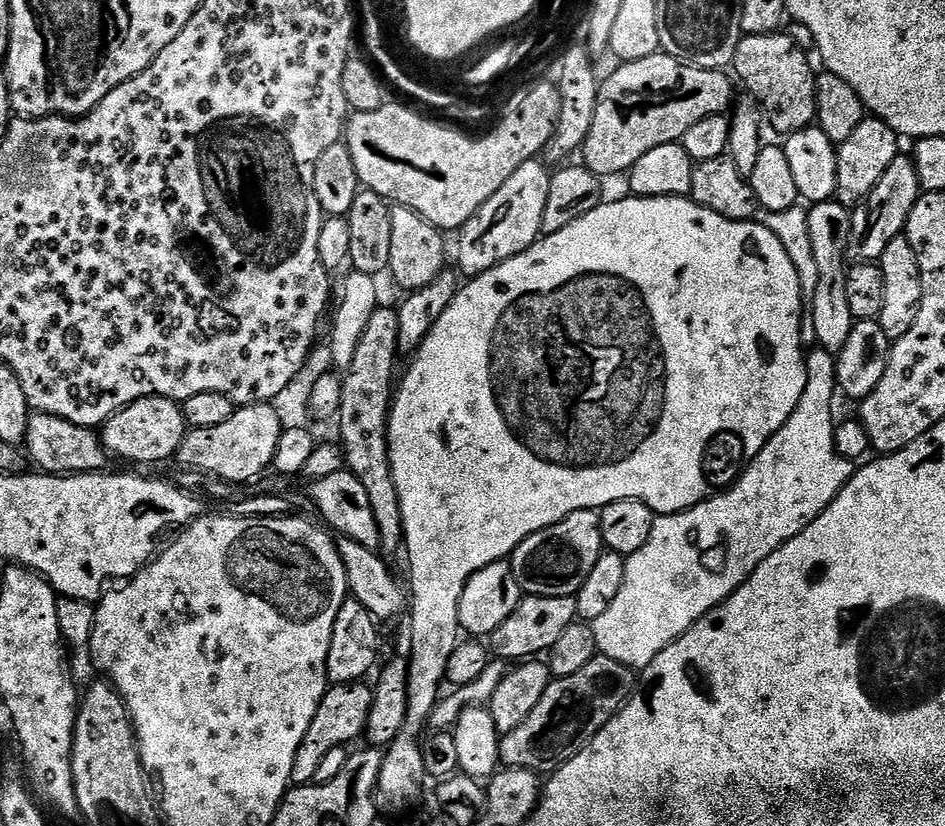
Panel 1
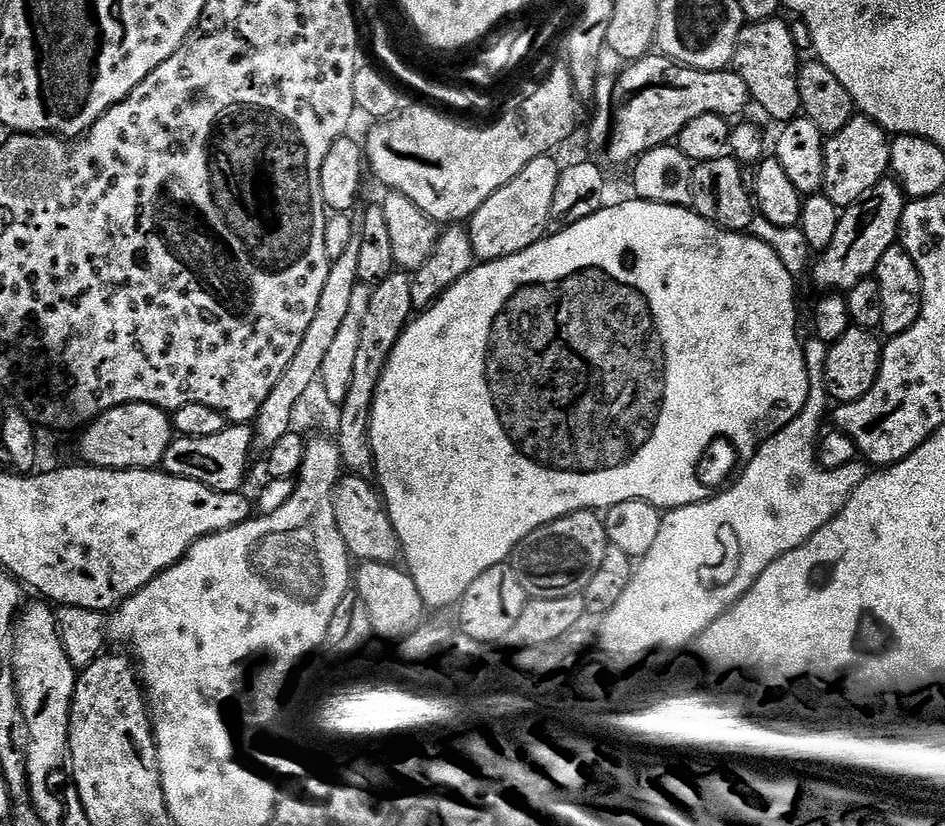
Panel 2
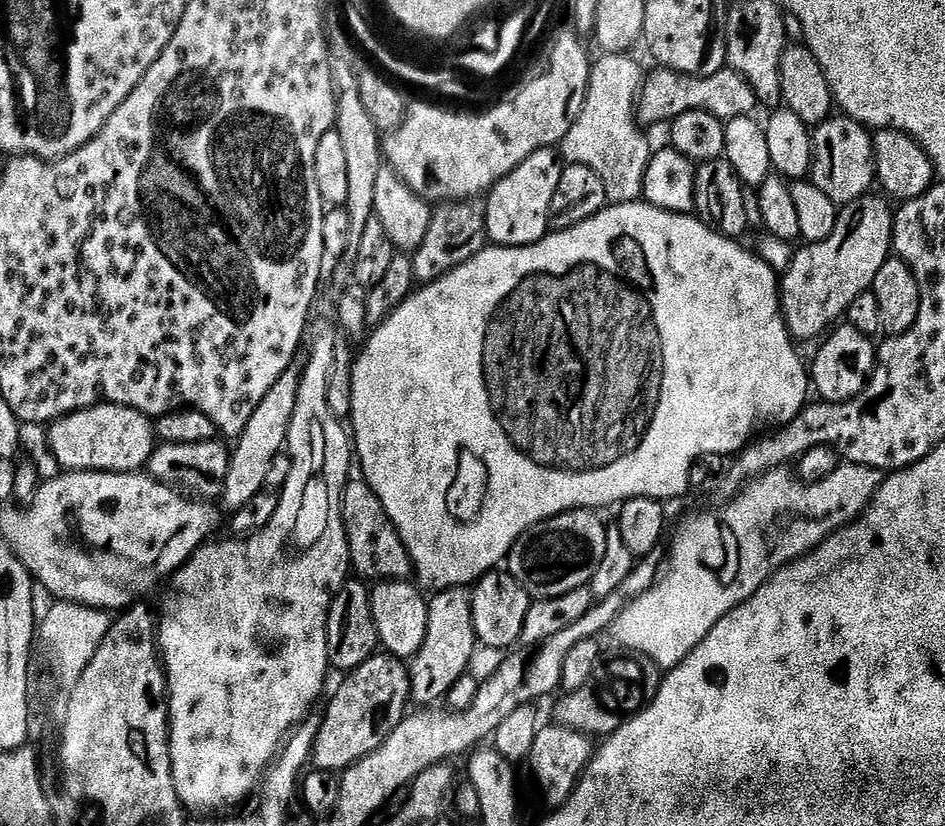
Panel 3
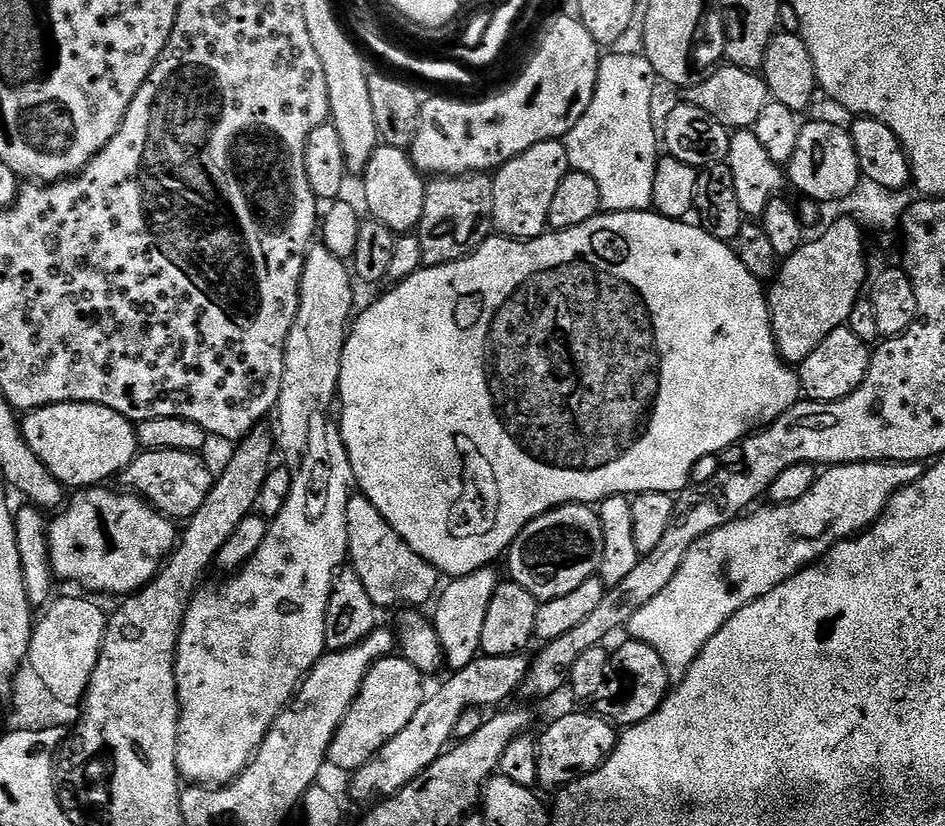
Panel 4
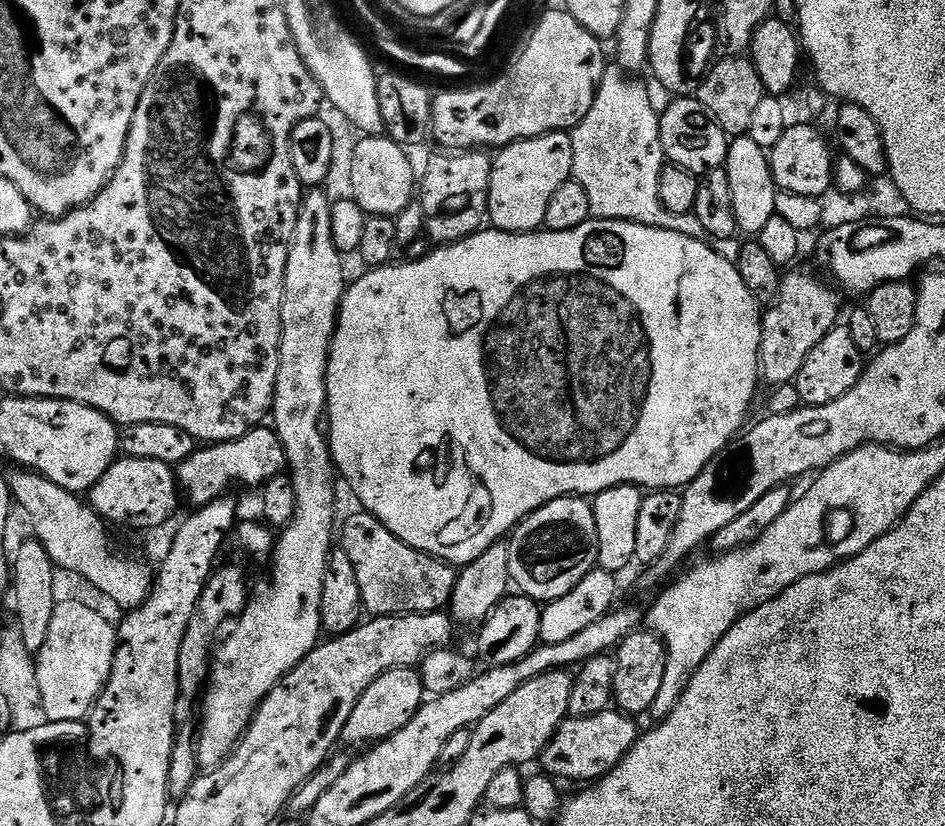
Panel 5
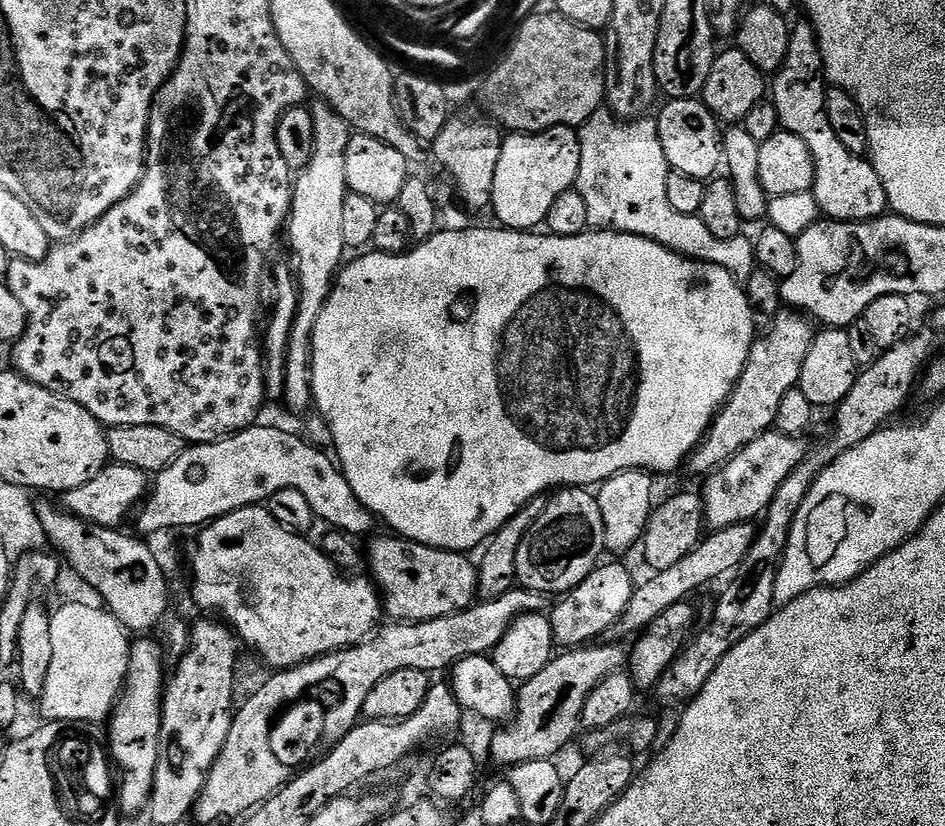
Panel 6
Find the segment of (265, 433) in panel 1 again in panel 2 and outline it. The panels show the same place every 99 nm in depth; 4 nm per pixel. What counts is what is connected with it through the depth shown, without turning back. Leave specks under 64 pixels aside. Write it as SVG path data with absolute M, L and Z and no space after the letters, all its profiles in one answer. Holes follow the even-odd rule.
M247 424L225 426L218 434L209 437L177 435L164 455L163 471L169 476L194 478L214 490L241 491L248 472L248 455L254 452L254 432Z

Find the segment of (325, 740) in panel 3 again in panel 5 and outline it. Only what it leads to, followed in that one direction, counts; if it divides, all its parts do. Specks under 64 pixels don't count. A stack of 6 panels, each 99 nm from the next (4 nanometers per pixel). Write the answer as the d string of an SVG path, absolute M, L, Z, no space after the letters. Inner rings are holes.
M395 668L382 674L374 682L370 682L366 694L358 698L354 714L350 714L344 727L343 743L371 746L398 734L398 730L402 730L402 726L406 726L406 722L414 718L425 699L424 683L416 668Z

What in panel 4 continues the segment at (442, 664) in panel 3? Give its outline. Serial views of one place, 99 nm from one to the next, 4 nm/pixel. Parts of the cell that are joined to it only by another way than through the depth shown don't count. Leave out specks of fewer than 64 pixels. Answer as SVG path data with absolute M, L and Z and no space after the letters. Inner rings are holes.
M489 566L465 576L457 576L451 582L445 583L442 591L435 597L434 623L440 639L440 650L446 664L450 666L449 669L464 668L481 655L480 643L482 626L486 623L486 610L490 610L490 598L496 587L502 583L501 577L496 577L494 569L495 567Z

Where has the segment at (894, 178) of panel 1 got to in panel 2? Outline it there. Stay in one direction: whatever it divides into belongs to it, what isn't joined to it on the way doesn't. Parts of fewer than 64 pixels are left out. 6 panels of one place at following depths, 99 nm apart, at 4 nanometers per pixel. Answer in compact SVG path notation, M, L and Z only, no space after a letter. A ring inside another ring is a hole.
M885 178L866 190L859 204L851 204L841 211L834 238L830 238L830 242L817 255L820 257L815 257L810 268L813 282L824 288L820 290L847 290L875 273L878 258L886 254L891 244L897 243L905 203L906 197L899 184L895 179Z

